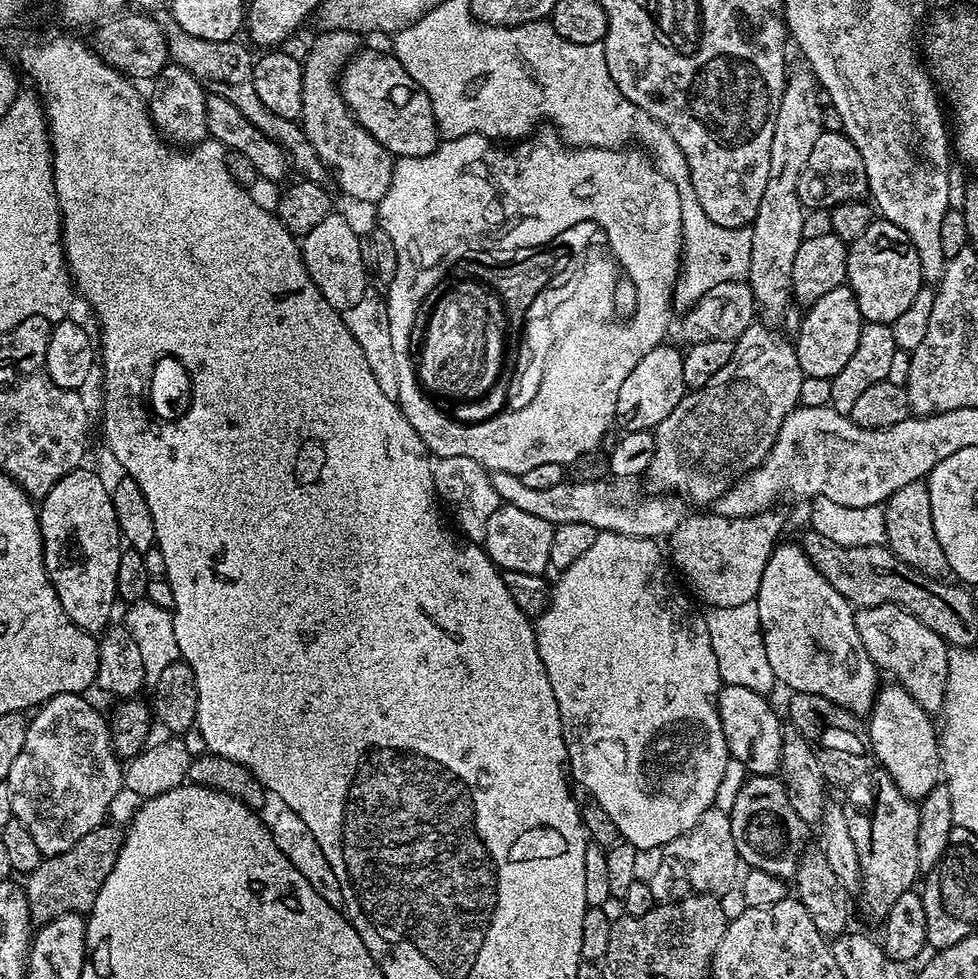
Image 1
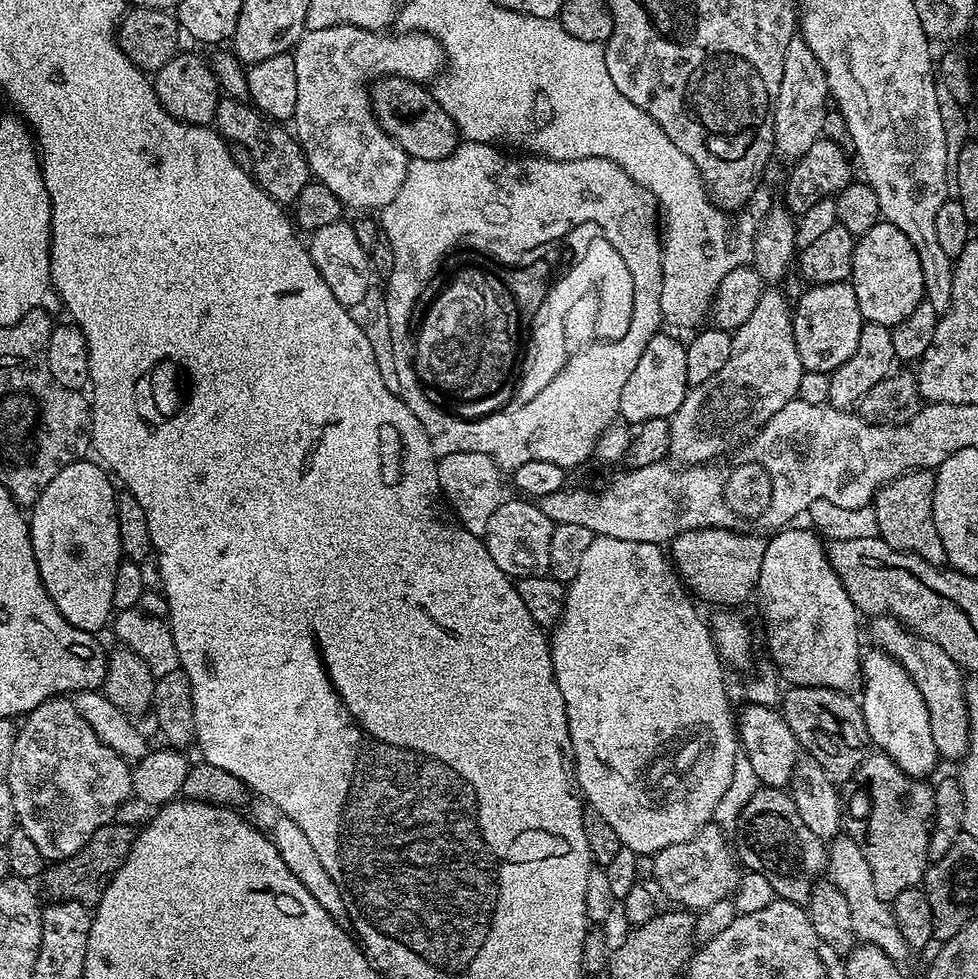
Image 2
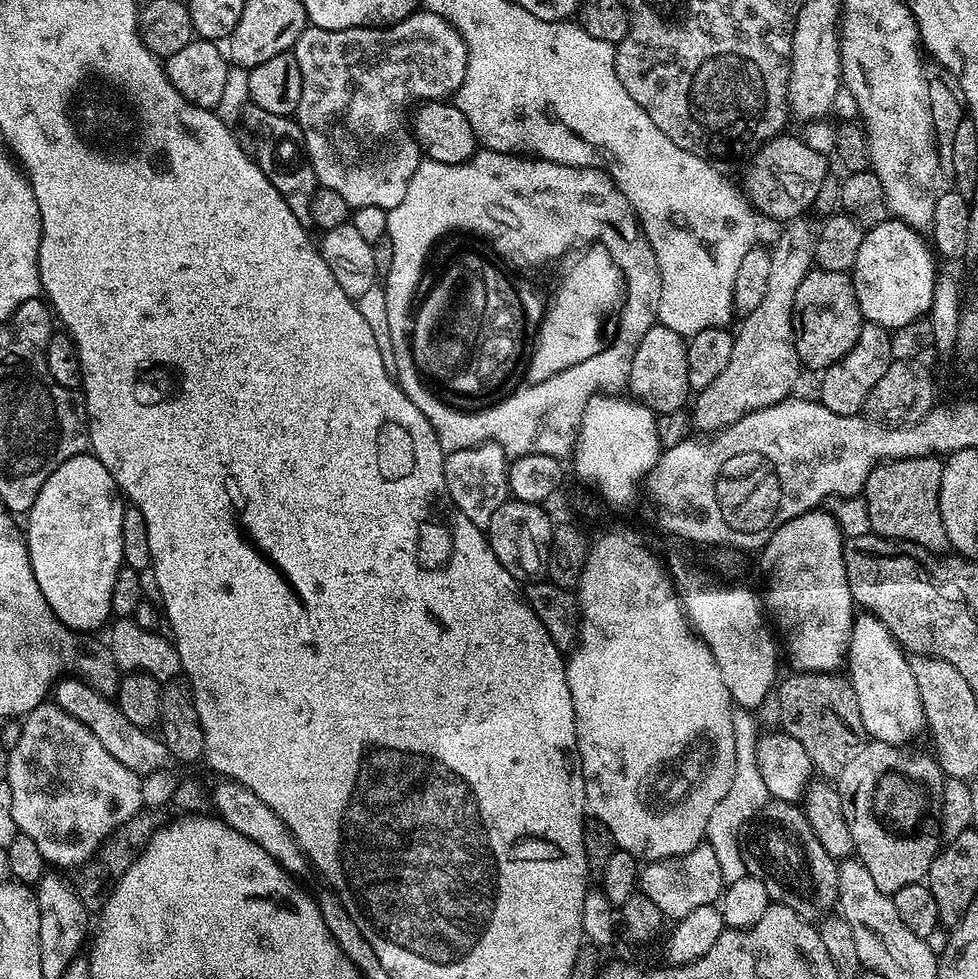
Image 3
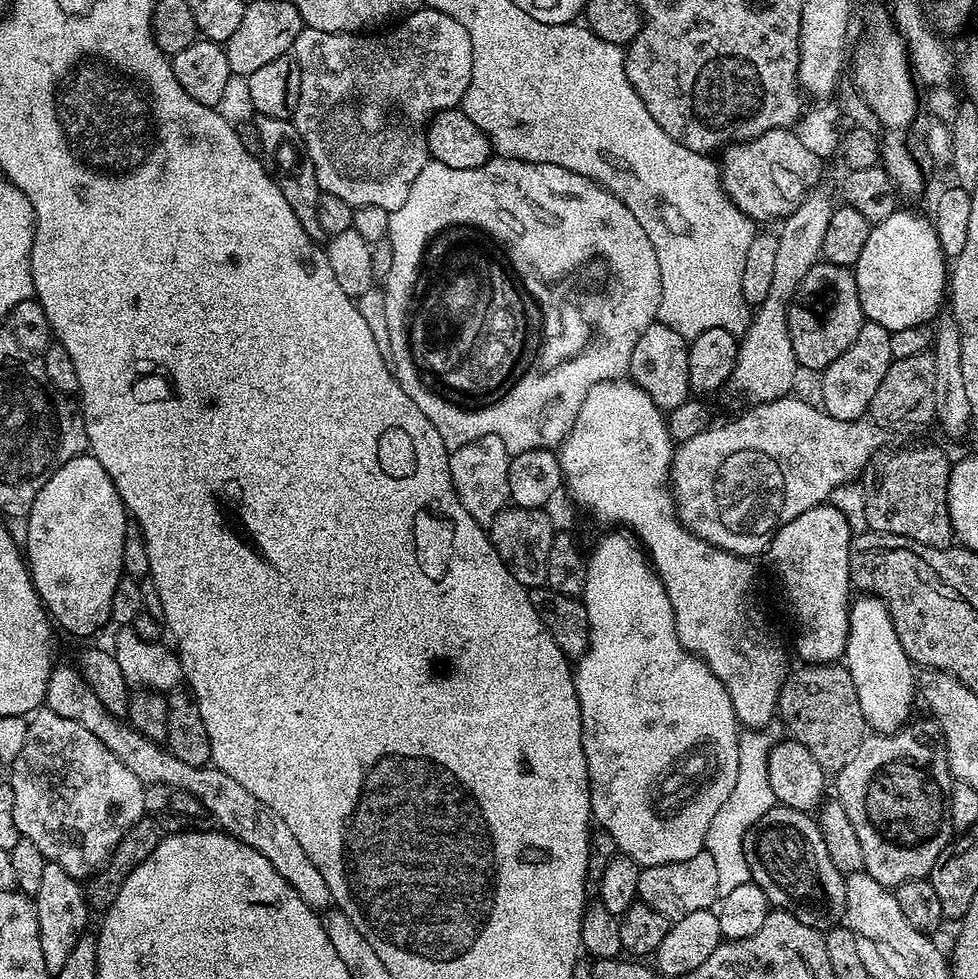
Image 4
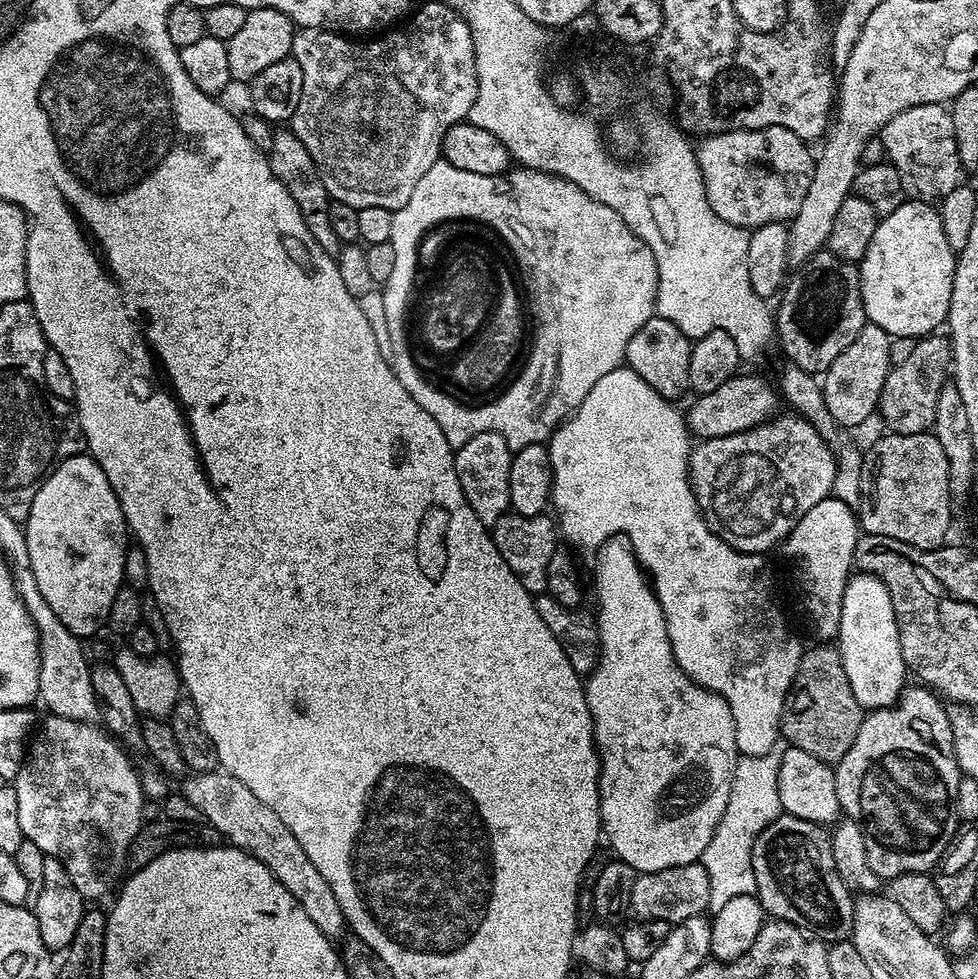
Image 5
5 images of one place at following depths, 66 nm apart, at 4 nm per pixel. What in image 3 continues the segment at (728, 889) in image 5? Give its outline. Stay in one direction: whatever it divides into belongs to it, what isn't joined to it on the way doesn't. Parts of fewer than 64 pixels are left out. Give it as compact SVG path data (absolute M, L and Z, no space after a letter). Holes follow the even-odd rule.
M737 707L732 713L732 721L734 722L734 750L736 751L734 782L730 782L730 790L726 790L726 798L722 798L718 806L714 806L713 812L710 813L710 822L706 826L706 842L718 857L719 869L722 870L725 885L733 884L746 875L740 849L740 834L744 830L744 825L753 819L770 799L766 790L766 782L762 782L762 774L758 771L757 717L749 709Z

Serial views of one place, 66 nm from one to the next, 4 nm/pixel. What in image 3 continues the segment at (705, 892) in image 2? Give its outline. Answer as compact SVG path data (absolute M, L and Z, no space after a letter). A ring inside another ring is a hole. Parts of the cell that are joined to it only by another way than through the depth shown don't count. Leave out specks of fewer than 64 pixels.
M707 842L681 856L645 863L638 881L639 891L647 894L650 902L662 910L665 918L679 918L690 914L690 910L698 910L698 906L716 904L725 887L718 857Z

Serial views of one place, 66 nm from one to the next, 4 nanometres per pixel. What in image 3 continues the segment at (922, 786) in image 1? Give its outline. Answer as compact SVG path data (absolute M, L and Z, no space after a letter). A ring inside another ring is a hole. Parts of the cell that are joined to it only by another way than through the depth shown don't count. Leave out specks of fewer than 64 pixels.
M860 614L855 617L852 621L852 641L848 644L848 658L846 661L847 671L852 671L850 673L850 679L852 681L852 689L854 694L858 698L858 710L862 714L862 726L864 727L865 733L872 740L881 740L884 744L894 744L897 746L908 746L912 739L915 738L919 732L923 733L925 731L926 725L924 722L924 711L922 710L922 698L918 694L918 682L914 682L914 670L910 670L910 662L908 661L908 656L906 655L903 648L897 644L895 638L890 634L890 630L886 625L883 624L877 616L871 614Z

